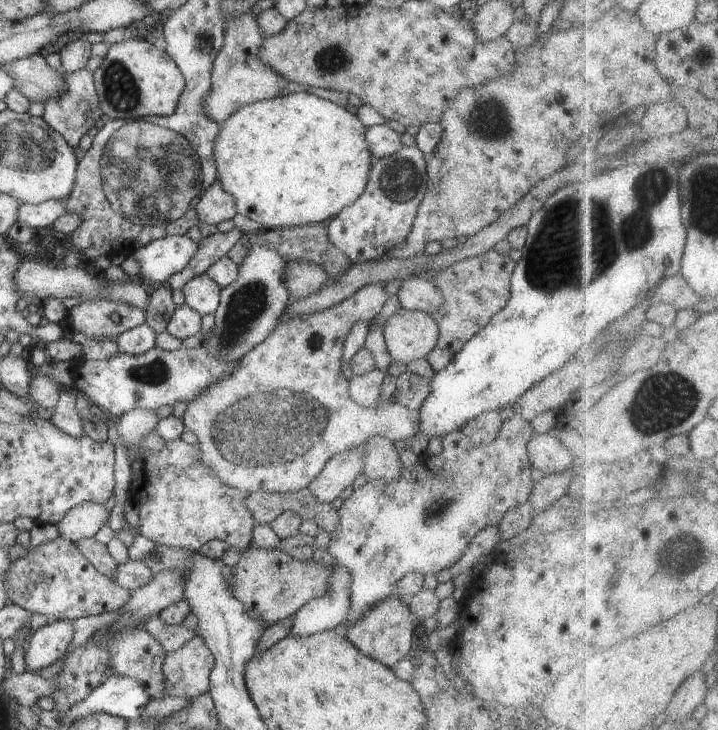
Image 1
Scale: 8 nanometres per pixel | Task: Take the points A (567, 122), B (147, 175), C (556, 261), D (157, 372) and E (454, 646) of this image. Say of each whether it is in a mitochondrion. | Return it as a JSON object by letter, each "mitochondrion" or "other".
{"A":"other","B":"mitochondrion","C":"mitochondrion","D":"mitochondrion","E":"other"}

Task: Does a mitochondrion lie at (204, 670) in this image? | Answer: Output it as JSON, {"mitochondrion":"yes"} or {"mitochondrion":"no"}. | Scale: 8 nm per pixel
{"mitochondrion":"no"}

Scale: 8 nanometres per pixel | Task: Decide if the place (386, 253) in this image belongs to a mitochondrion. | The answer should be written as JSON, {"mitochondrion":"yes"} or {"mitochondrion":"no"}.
{"mitochondrion":"no"}

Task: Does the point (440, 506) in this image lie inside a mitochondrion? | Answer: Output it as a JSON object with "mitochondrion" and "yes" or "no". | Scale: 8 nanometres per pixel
{"mitochondrion":"yes"}

